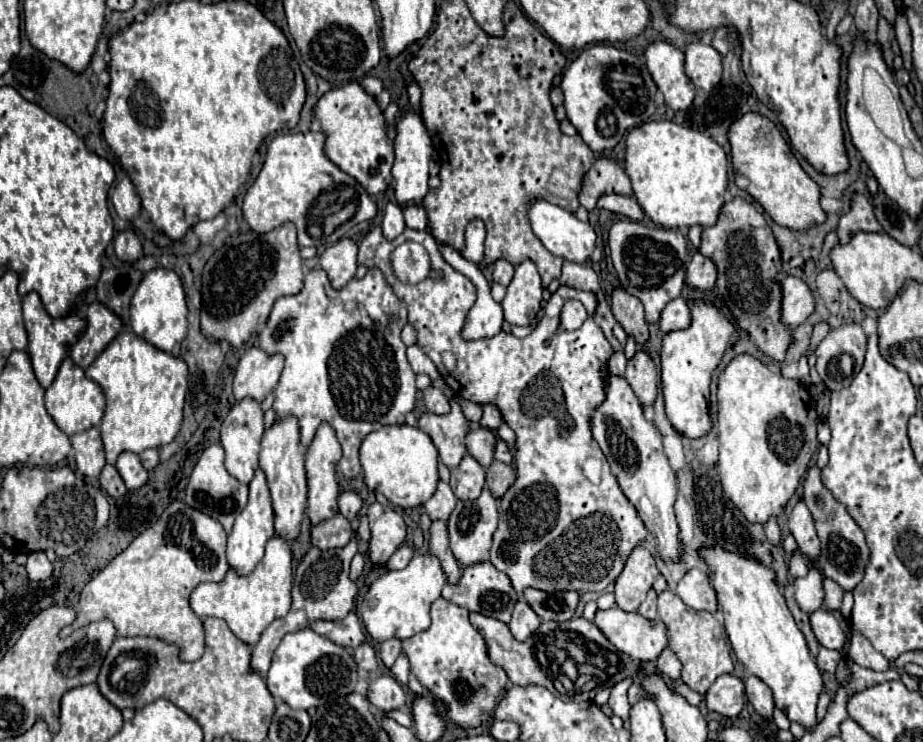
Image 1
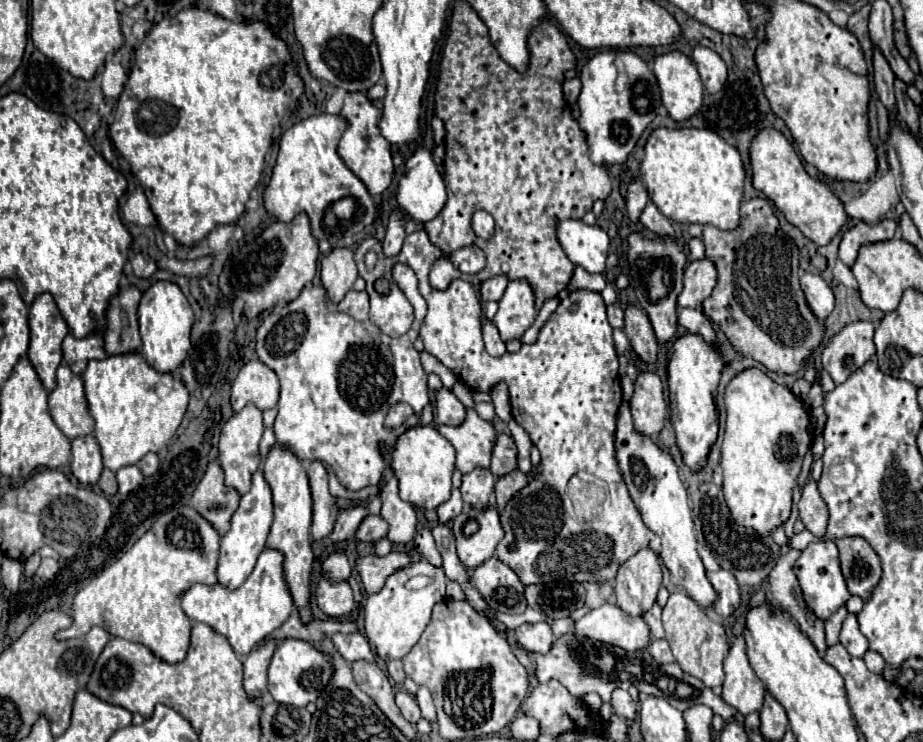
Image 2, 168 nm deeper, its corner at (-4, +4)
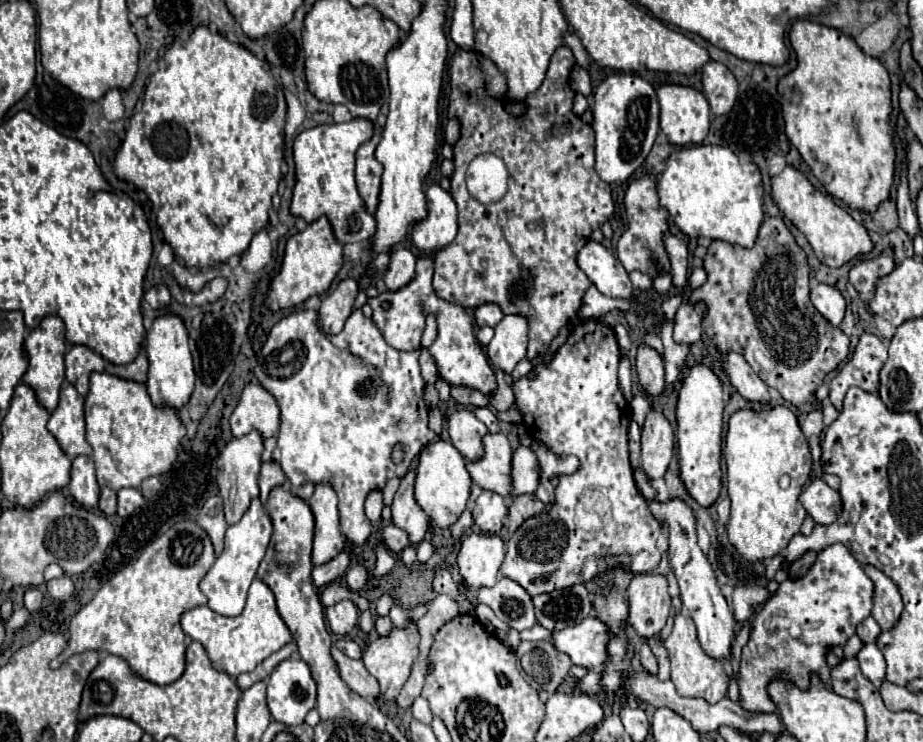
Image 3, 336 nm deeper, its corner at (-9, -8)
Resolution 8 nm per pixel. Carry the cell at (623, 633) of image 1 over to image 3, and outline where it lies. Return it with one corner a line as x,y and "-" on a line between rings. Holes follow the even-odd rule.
587,618
573,628
553,632
555,648
569,654
573,664
585,666
589,670
601,670
605,666
605,660
609,660
609,640
609,626
601,624
597,618

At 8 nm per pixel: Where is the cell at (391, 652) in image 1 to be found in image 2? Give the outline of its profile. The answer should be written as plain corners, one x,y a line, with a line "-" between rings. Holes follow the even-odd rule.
392,660
392,664
388,664
388,674
390,674
390,678
392,678
398,686
404,684
406,674
404,674
404,668
402,668
402,662
400,662
400,660

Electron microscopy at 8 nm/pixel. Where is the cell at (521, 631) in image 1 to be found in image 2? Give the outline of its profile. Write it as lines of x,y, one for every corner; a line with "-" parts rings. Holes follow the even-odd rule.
546,622
538,624
522,624
514,630
516,640
522,644
522,648
530,654
546,654
554,644
552,628

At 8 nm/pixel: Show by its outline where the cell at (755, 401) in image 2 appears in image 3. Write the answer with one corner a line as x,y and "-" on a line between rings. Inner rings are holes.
785,406
761,412
749,408
733,412
725,438
725,462
731,498
731,516
727,522
729,542
751,562
783,552
807,516
799,494
809,480
813,464
809,442
797,416
-
783,474
791,476
789,488
779,486

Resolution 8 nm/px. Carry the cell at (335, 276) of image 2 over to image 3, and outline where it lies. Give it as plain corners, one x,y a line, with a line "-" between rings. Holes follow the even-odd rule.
345,278
337,284
337,288
327,294
321,300
321,308
319,308
319,318
321,318
321,326
327,334
337,334
341,332
347,316
353,310
355,298
357,298
357,280
353,278

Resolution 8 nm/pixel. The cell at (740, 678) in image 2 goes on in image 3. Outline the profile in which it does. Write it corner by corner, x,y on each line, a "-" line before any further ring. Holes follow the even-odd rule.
843,544
819,552
801,580
781,582
779,590
755,616
753,632
743,646
737,672
739,704
749,712
775,712
777,708
767,694
767,682
771,678
791,680
803,690
809,687
811,674
829,682
825,652
829,646
843,646
855,634
857,624
871,614
871,596
873,582

